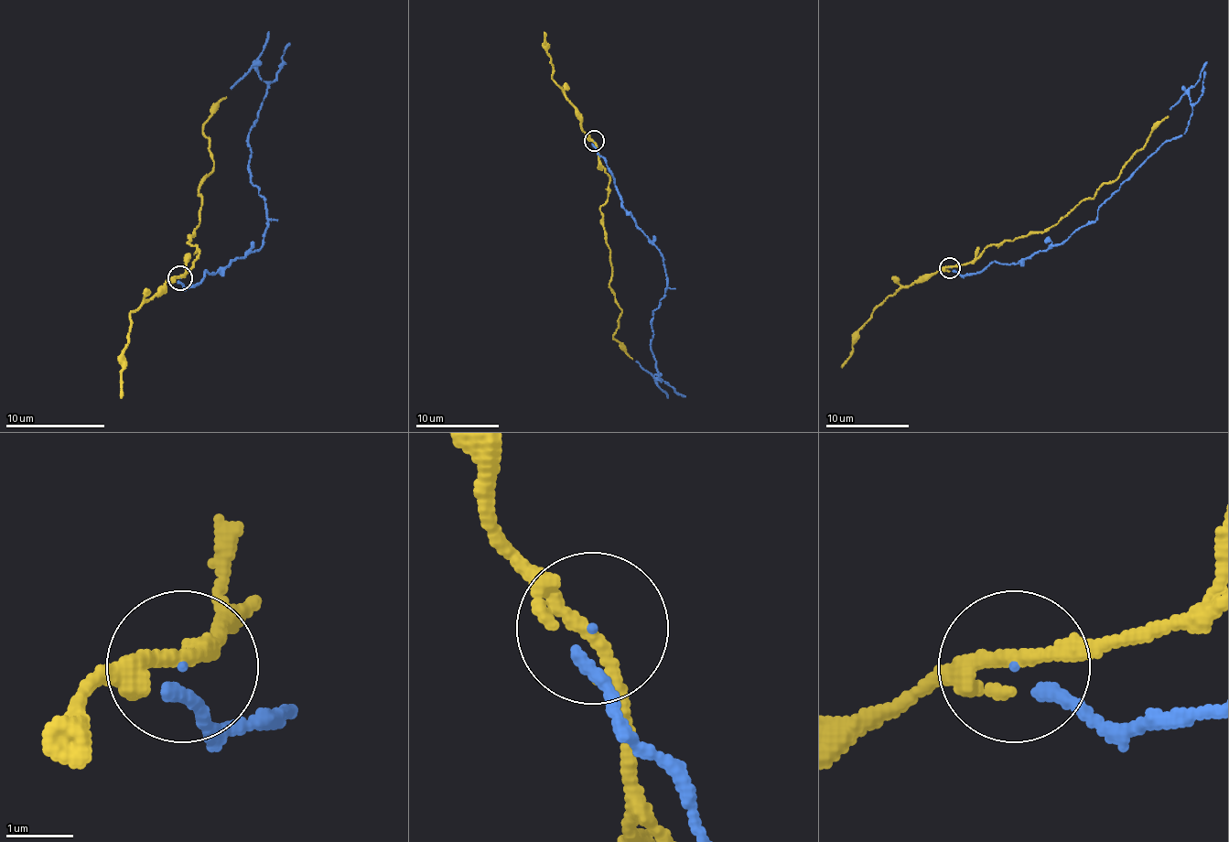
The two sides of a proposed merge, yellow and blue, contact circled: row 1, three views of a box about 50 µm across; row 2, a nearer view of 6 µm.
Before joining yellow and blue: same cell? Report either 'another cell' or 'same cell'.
same cell

